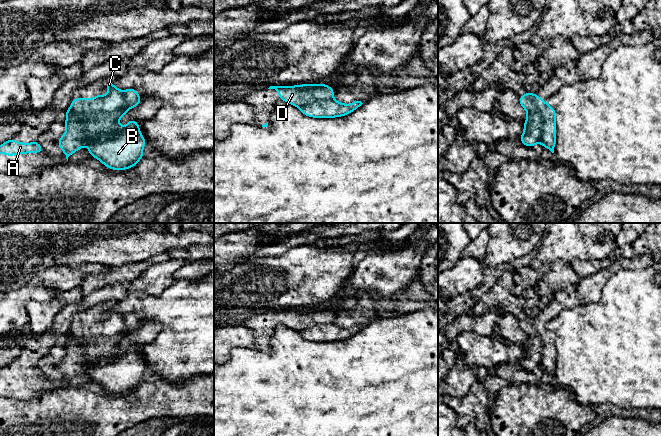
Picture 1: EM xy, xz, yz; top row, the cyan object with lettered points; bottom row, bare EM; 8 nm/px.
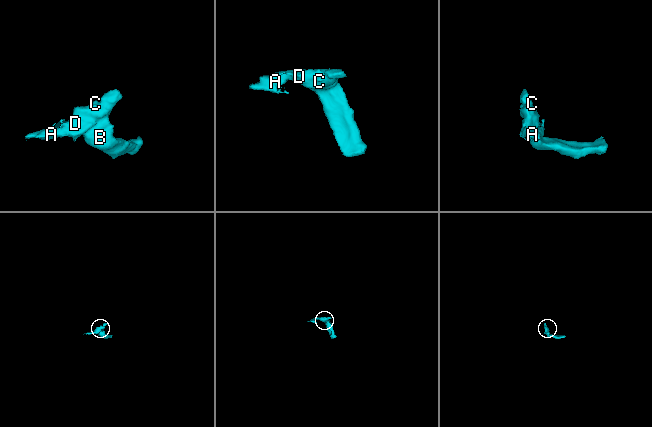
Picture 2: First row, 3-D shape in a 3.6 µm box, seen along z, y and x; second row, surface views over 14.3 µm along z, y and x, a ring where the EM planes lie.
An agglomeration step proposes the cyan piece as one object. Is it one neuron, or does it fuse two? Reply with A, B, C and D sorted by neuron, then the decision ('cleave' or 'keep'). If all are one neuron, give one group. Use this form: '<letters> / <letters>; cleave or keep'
A D / B C; cleave

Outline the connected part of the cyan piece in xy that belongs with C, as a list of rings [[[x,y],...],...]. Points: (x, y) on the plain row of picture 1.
[[[111,305],[106,306],[104,311],[110,314],[105,320],[99,317],[94,322],[72,323],[70,332],[76,340],[85,345],[83,363],[91,380],[109,393],[122,395],[134,391],[144,381],[143,372],[146,365],[134,343],[130,343],[125,351],[118,348],[120,342],[129,334],[124,327],[123,316]]]

